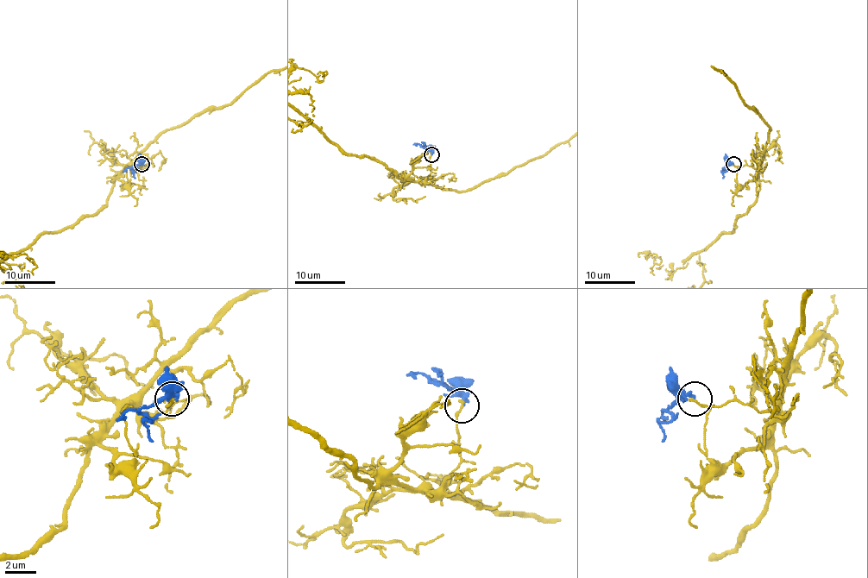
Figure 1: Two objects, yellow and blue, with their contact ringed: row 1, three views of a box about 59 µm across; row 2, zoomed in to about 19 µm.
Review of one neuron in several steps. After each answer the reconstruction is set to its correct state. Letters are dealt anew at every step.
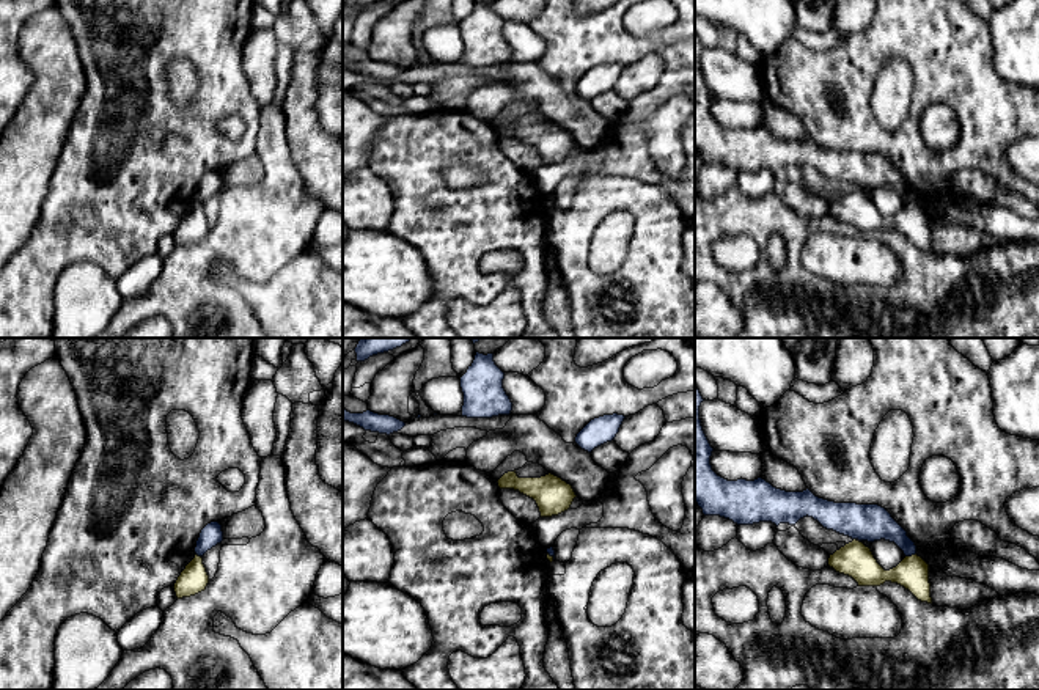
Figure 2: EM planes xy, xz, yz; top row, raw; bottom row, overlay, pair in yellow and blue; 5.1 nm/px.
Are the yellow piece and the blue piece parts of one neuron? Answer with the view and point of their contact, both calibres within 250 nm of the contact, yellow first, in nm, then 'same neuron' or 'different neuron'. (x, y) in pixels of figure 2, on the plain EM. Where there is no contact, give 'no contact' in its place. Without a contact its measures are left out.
contact yz (912, 203); calibres 170 and 170 nm; different neuron

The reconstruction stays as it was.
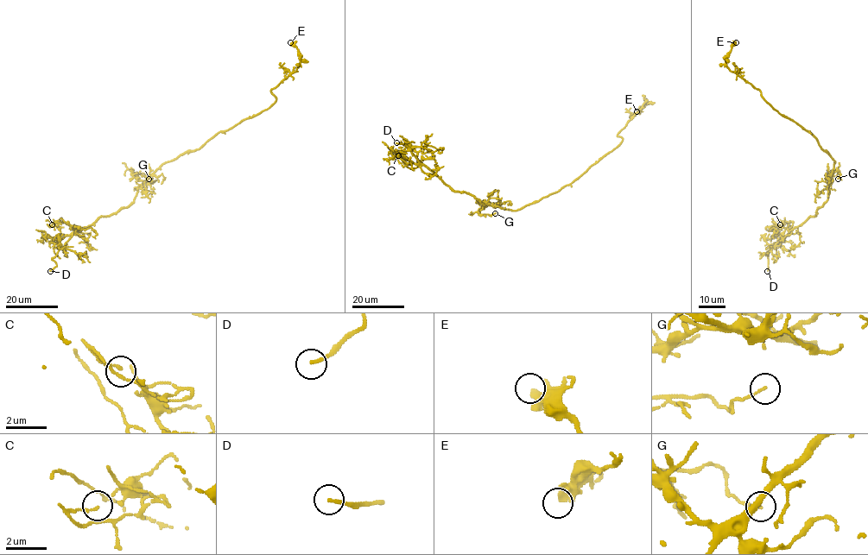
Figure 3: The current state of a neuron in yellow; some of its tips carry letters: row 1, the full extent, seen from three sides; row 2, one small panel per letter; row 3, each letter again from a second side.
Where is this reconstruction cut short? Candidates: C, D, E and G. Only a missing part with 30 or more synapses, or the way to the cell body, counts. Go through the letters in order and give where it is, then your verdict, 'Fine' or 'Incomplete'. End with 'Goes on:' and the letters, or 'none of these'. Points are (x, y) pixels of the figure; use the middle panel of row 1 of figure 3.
C: Place: (398, 155). Fine
D: Place: (396, 142). Incomplete
E: Place: (636, 111). Fine
G: Place: (495, 213). Fine
Goes on: D

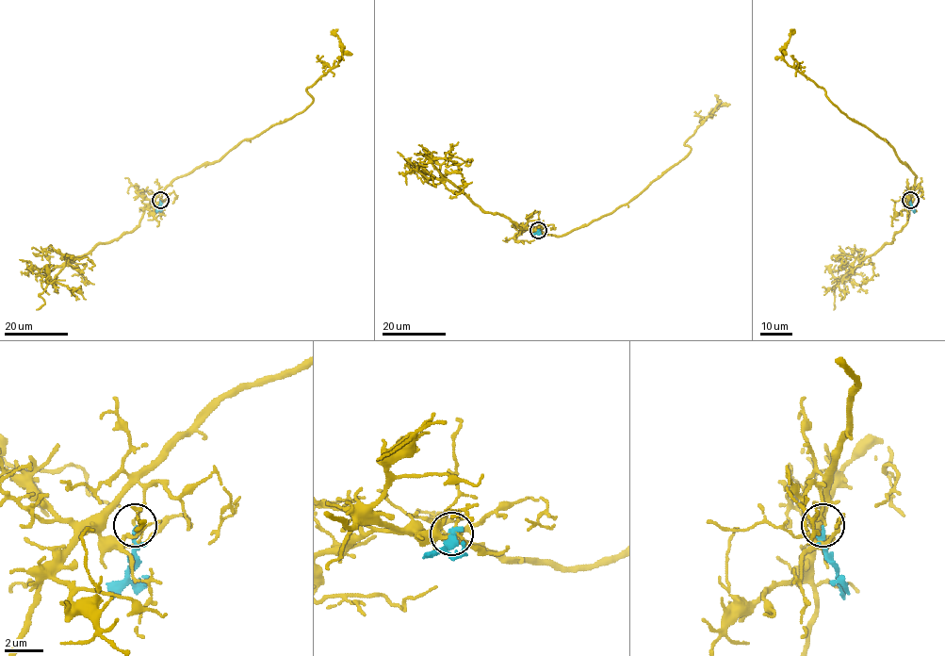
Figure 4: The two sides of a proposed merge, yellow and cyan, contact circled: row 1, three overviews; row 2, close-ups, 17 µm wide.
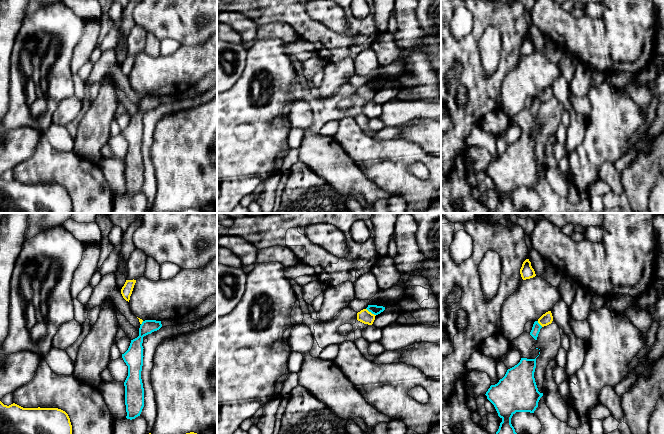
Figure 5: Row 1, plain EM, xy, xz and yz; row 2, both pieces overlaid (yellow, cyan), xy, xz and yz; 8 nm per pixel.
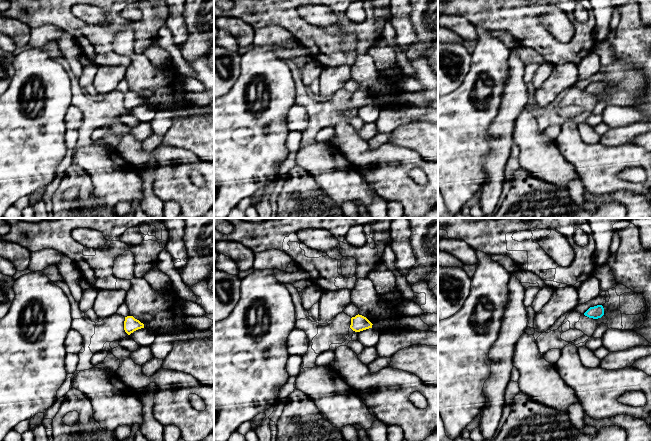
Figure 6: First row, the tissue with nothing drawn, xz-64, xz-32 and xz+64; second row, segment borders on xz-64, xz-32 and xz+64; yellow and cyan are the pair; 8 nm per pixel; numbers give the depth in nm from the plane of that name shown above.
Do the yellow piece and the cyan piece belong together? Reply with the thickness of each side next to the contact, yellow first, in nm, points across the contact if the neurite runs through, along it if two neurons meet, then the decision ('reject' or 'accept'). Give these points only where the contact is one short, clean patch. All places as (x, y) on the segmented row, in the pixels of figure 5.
110/80 nm | reject

